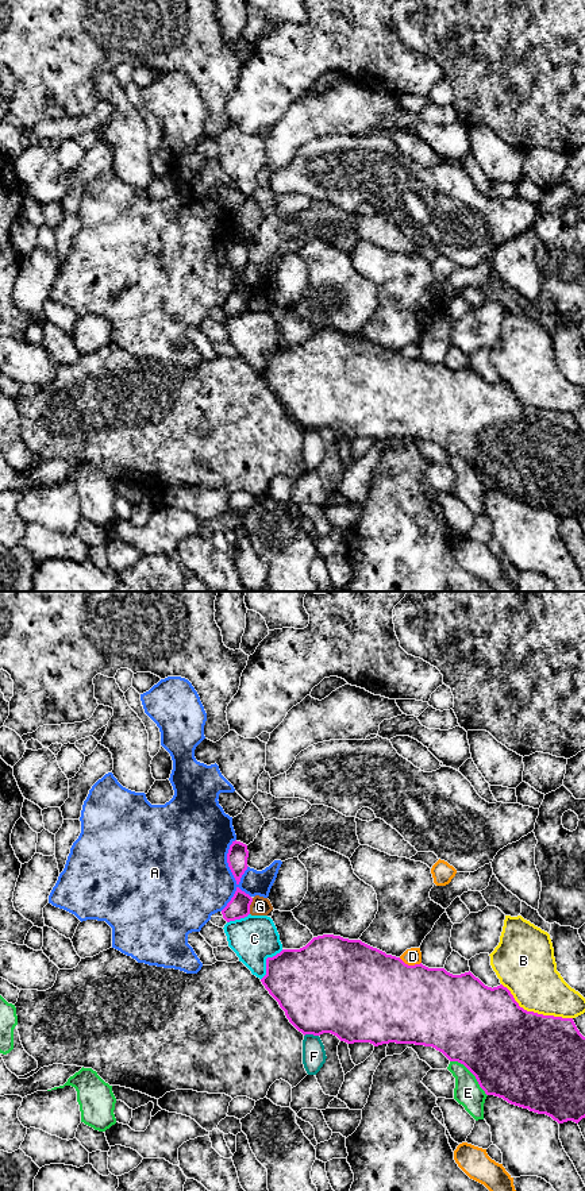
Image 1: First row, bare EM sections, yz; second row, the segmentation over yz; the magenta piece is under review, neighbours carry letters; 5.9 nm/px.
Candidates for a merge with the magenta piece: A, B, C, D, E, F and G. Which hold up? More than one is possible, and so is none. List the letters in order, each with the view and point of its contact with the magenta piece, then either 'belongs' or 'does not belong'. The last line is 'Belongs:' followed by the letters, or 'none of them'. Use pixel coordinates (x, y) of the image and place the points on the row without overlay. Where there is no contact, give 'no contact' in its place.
A: meets magenta in yz at (233, 269); does not belong
B: meets magenta in yz at (535, 408); does not belong
C: meets magenta in yz at (266, 357); does not belong
D: meets magenta in yz at (410, 361); does not belong
E: meets magenta in yz at (472, 467); does not belong
F: meets magenta in yz at (311, 428); does not belong
G: meets magenta in yz at (249, 301); does not belong
Belongs: none of them

